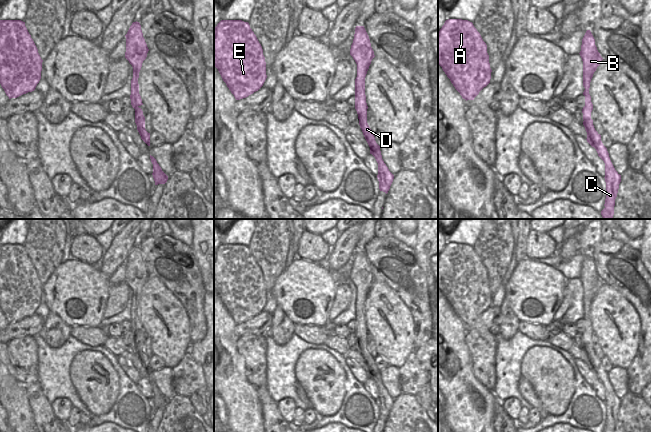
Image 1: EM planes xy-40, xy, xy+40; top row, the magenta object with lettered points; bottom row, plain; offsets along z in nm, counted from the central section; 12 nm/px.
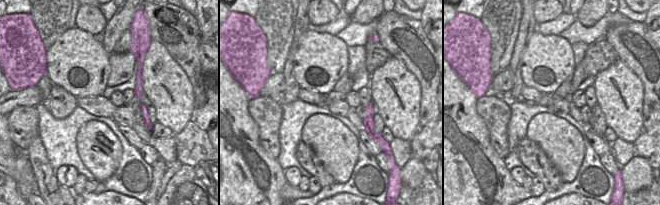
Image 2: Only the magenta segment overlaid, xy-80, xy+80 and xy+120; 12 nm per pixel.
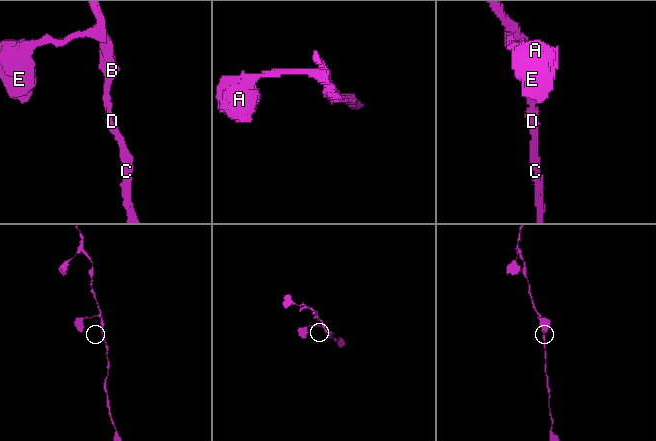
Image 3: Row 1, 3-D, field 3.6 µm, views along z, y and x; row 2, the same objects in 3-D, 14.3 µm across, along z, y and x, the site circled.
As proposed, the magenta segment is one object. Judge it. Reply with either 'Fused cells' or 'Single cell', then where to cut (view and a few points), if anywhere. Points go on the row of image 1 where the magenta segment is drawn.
Single cell. No split

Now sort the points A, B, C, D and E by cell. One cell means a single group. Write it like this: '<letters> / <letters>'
A B C D E

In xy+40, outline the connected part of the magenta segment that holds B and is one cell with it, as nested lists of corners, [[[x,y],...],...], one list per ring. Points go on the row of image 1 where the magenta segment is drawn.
[[[587,30],[581,45],[580,56],[583,61],[583,86],[585,88],[583,95],[585,96],[585,106],[582,109],[583,125],[587,132],[587,142],[596,149],[598,156],[605,163],[605,182],[606,182],[606,199],[605,208],[601,211],[603,219],[613,219],[615,199],[617,197],[621,175],[615,170],[607,151],[607,148],[601,141],[601,135],[595,130],[591,112],[593,104],[589,94],[590,82],[597,67],[603,58],[597,50],[595,39],[590,30]]]

